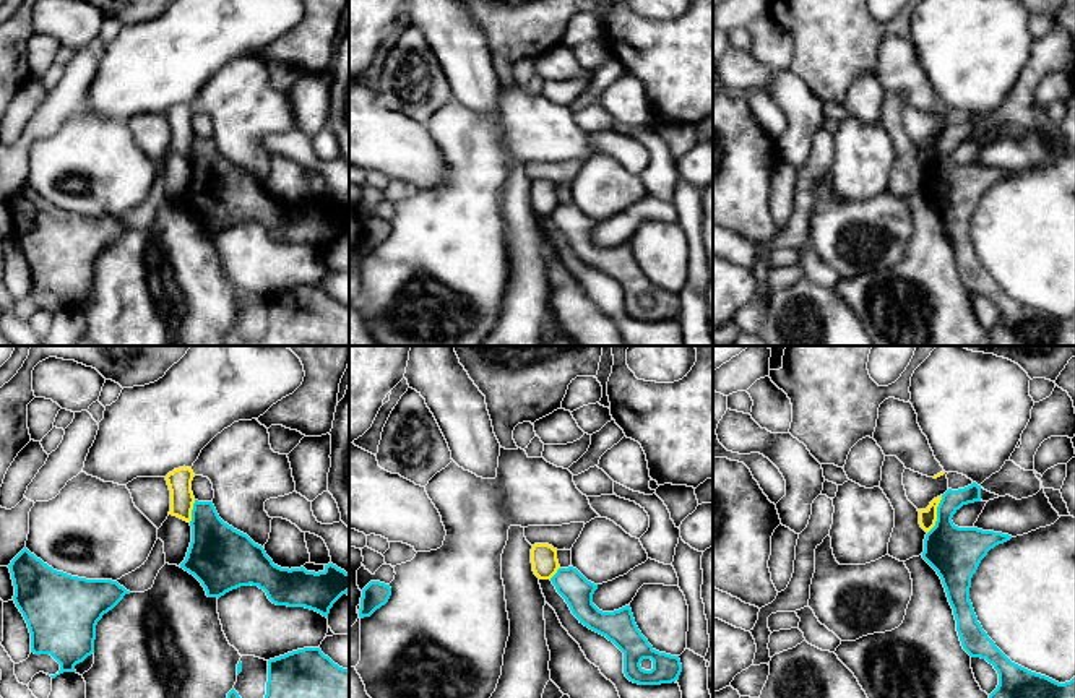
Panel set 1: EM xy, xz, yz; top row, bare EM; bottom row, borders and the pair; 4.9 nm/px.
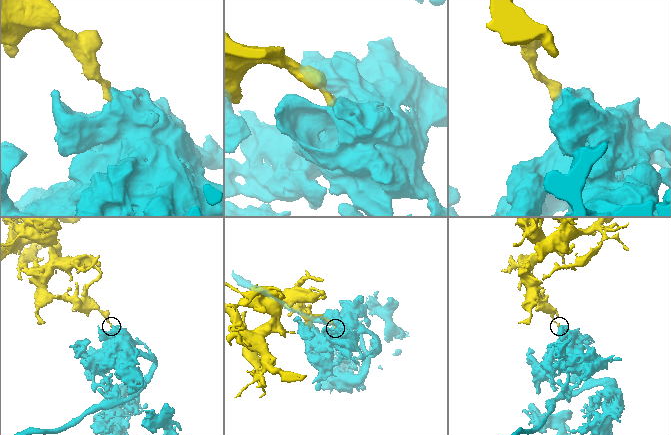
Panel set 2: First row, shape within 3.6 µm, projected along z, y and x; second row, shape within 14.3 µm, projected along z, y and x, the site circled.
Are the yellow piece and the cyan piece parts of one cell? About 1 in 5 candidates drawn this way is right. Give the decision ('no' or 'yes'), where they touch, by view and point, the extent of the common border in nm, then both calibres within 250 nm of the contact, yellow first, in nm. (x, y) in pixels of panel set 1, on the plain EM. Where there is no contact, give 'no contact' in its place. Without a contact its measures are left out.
no | yz (936, 151) | 200 nm | 90/260 nm

